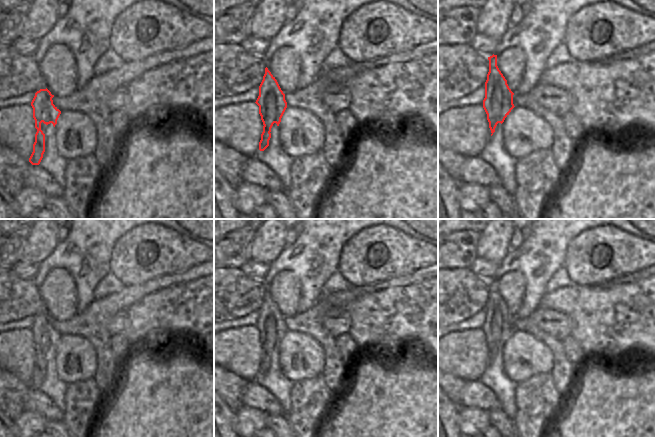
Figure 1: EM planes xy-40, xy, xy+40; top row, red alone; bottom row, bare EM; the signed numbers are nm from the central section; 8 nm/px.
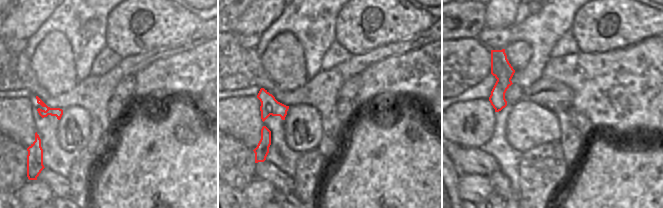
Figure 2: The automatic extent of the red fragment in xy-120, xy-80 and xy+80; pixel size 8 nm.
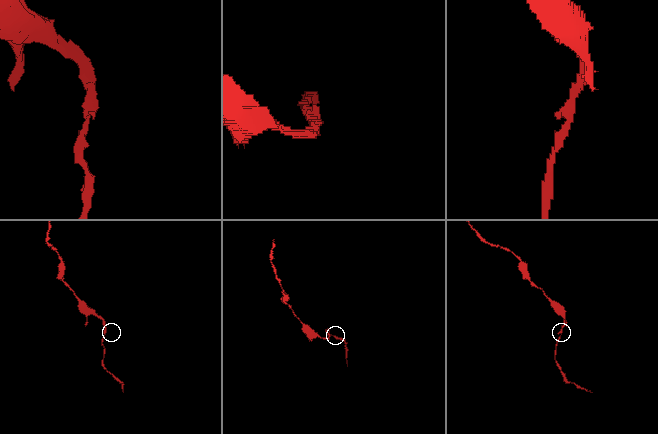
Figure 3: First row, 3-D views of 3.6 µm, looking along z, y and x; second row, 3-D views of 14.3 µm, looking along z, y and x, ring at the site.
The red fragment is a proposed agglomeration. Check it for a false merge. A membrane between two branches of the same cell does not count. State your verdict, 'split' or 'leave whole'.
leave whole

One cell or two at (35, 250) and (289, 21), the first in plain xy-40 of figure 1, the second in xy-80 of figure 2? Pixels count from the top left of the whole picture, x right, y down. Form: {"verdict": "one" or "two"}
{"verdict": "two"}

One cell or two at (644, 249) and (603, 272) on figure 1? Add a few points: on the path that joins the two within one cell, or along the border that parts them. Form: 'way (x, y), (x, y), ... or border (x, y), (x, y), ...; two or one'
way (622, 249), (597, 241), (585, 251), (588, 256); one

